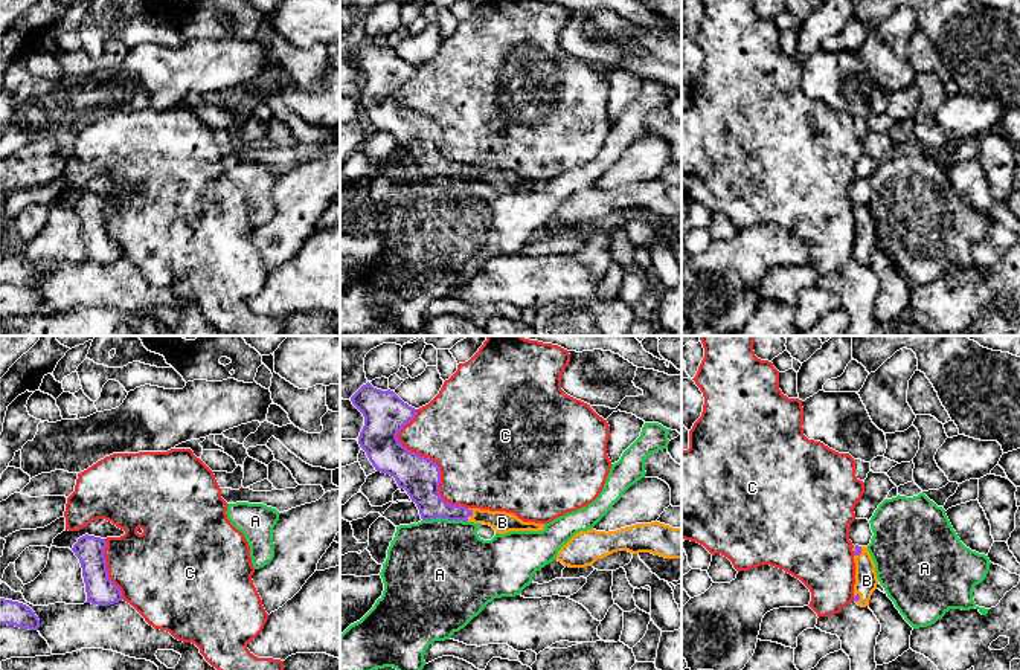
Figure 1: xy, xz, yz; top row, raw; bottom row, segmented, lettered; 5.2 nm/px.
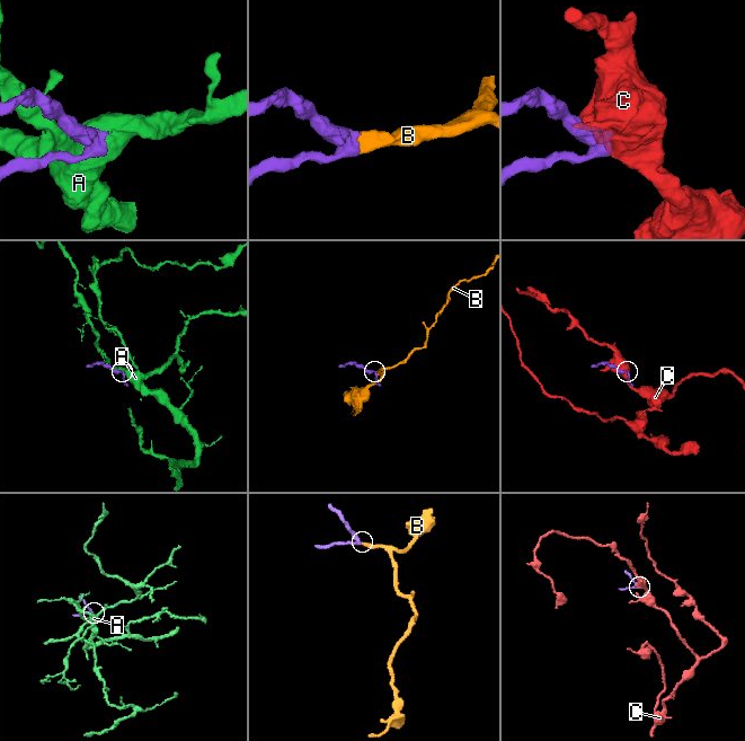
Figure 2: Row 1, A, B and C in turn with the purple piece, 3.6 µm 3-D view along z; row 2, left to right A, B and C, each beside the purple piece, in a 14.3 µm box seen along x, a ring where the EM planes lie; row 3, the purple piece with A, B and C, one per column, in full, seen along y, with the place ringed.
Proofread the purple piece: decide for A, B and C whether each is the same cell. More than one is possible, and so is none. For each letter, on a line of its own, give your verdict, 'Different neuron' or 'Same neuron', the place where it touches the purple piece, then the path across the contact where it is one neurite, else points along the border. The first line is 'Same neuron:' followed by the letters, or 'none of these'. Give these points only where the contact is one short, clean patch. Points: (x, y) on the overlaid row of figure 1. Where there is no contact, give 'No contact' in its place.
Same neuron: B
A: Different neuron. Touches purple at xz (445, 518). Boundary: xz (423, 519), (447, 518), (467, 522)
B: Same neuron. Touches purple at xz (471, 512). Path across: xz (430, 504), (449, 512), (471, 512), (477, 516), (502, 522)
C: Different neuron. Touches purple at xz (430, 460)

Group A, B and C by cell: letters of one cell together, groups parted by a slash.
A / B / C

